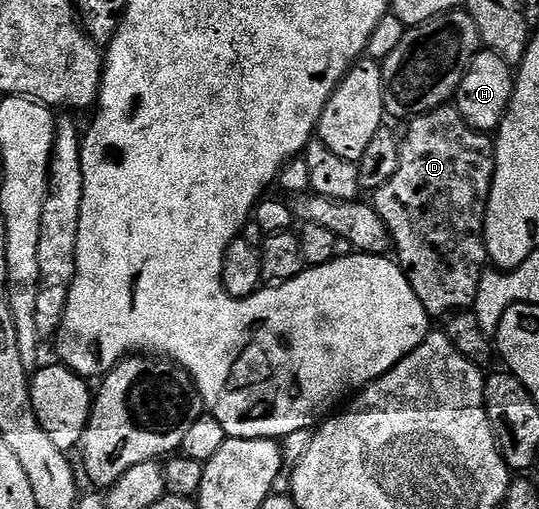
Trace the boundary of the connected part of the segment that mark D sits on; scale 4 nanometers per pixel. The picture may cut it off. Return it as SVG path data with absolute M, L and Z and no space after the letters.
M454 105L438 106L436 110L430 110L424 114L410 119L406 123L407 131L401 134L399 144L399 163L397 164L397 172L393 172L393 176L387 183L374 191L373 205L375 211L381 216L381 220L385 220L385 224L391 233L394 253L397 255L399 267L403 269L403 274L409 280L409 284L413 288L413 292L417 292L417 300L421 300L421 304L425 308L428 316L435 314L443 314L442 316L450 316L456 312L467 312L472 309L477 300L477 288L481 284L483 275L489 266L487 257L487 245L483 239L483 229L485 228L485 220L487 219L487 201L491 195L491 185L495 179L495 144L494 141L484 131L475 130L460 116Z

